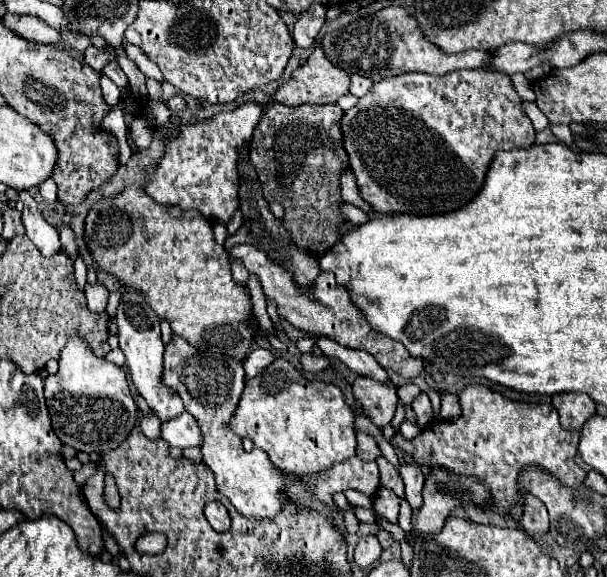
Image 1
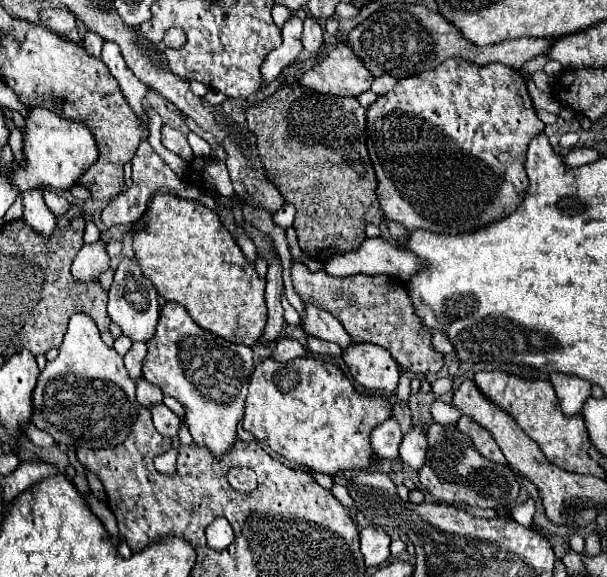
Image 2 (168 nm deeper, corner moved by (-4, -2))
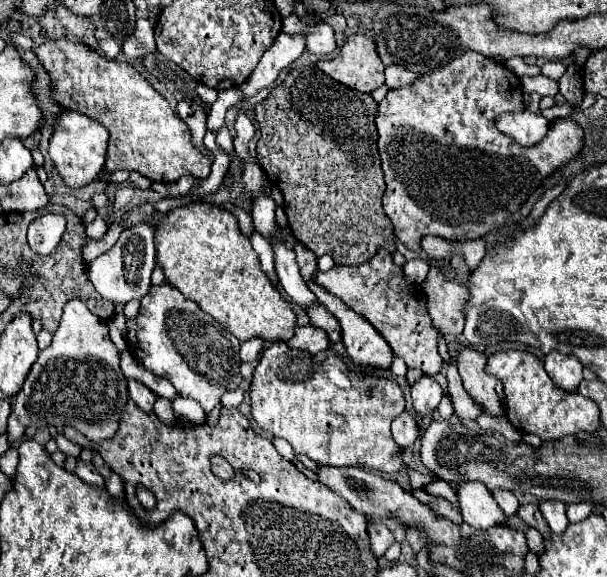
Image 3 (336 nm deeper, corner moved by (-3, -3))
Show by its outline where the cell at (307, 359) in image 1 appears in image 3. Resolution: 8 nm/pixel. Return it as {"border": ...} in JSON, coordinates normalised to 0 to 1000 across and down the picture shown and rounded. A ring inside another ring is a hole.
{"border":[[[519,525],[516,532],[509,532],[506,546],[509,546],[509,553],[512,553],[512,560],[519,567],[529,567],[529,570],[535,570],[542,577],[545,594],[558,594],[562,591],[562,563],[558,563],[552,546],[535,529],[522,529]]]}

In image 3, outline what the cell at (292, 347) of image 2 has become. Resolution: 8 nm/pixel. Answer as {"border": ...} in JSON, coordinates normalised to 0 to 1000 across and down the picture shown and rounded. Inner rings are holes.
{"border":[[[506,563],[506,567],[489,567],[486,570],[486,581],[473,591],[479,601],[486,605],[496,605],[496,608],[506,608],[512,615],[526,612],[526,608],[535,608],[542,605],[545,591],[542,591],[542,581],[532,574],[532,570],[522,570],[516,563]]]}

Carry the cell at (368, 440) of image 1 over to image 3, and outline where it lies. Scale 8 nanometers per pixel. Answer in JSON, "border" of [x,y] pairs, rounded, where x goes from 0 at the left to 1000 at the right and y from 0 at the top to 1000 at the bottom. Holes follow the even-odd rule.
{"border":[[[661,716],[647,733],[644,733],[644,747],[647,747],[647,757],[651,764],[667,778],[674,771],[684,768],[684,761],[690,757],[694,744],[690,744],[690,730],[687,730],[687,719],[684,716]]]}

